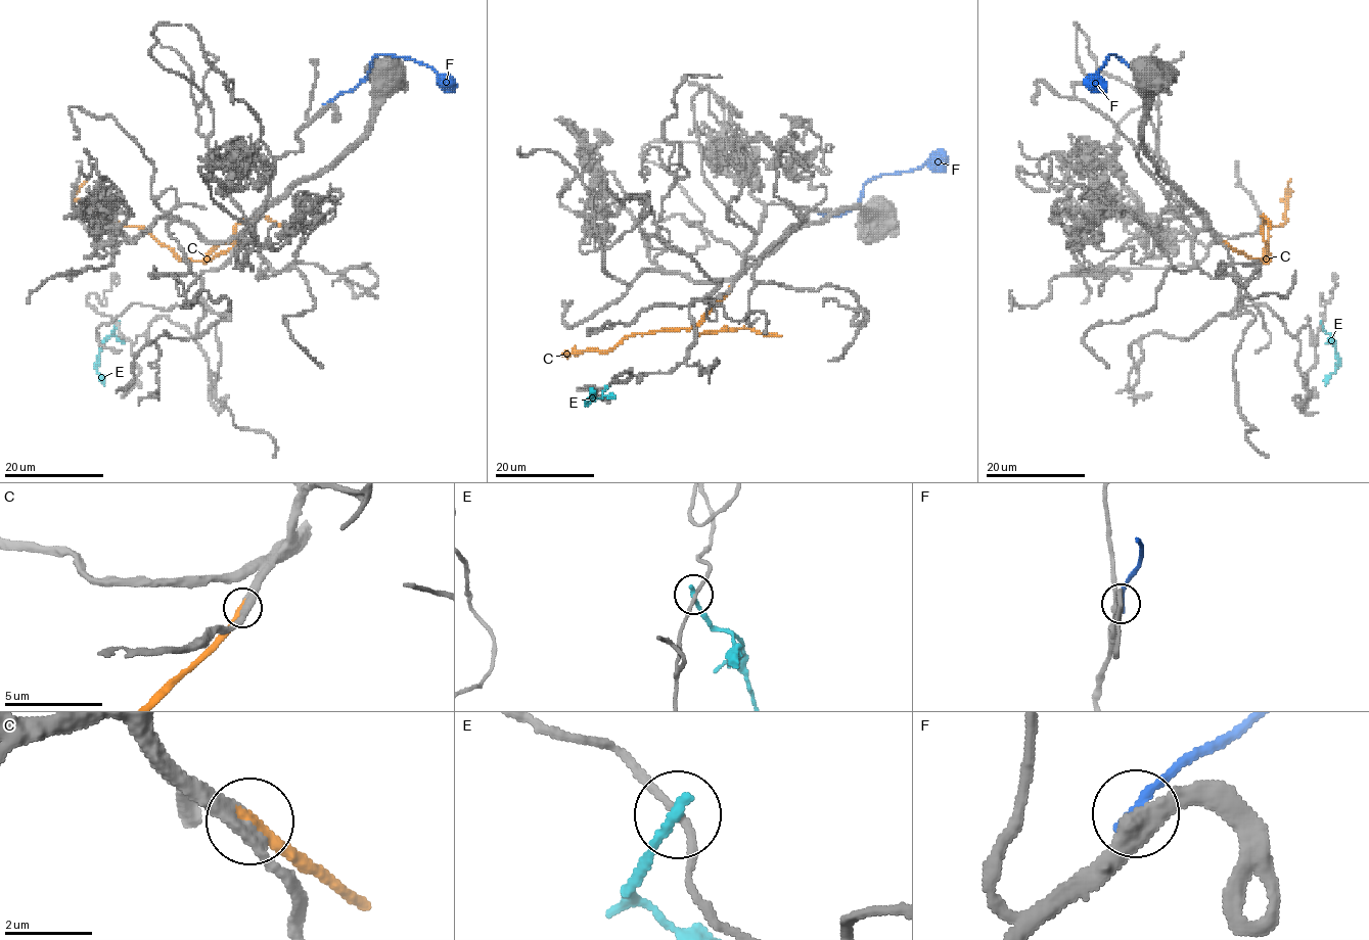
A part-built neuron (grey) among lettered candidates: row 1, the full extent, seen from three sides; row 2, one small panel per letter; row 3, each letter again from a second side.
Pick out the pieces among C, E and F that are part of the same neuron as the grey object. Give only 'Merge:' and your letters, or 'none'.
Merge: C

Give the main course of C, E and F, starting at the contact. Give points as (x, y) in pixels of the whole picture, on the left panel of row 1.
C: (238, 241), (202, 261), (182, 261), (145, 229), (98, 217), (77, 200), (75, 193), (86, 180)
E: (117, 324), (98, 355), (96, 370), (103, 384)
F: (323, 107), (352, 91), (368, 75), (372, 60), (378, 55), (426, 63), (447, 75), (455, 90)

